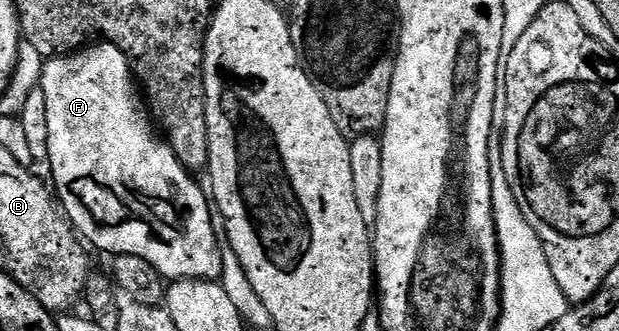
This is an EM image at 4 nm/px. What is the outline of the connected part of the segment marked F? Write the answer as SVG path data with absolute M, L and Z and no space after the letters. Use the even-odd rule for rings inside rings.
M96 43L72 55L47 59L42 65L40 87L47 101L48 167L54 174L52 187L75 232L91 248L107 251L107 256L144 257L166 281L221 280L222 247L211 200L156 130L124 53L111 43Z

